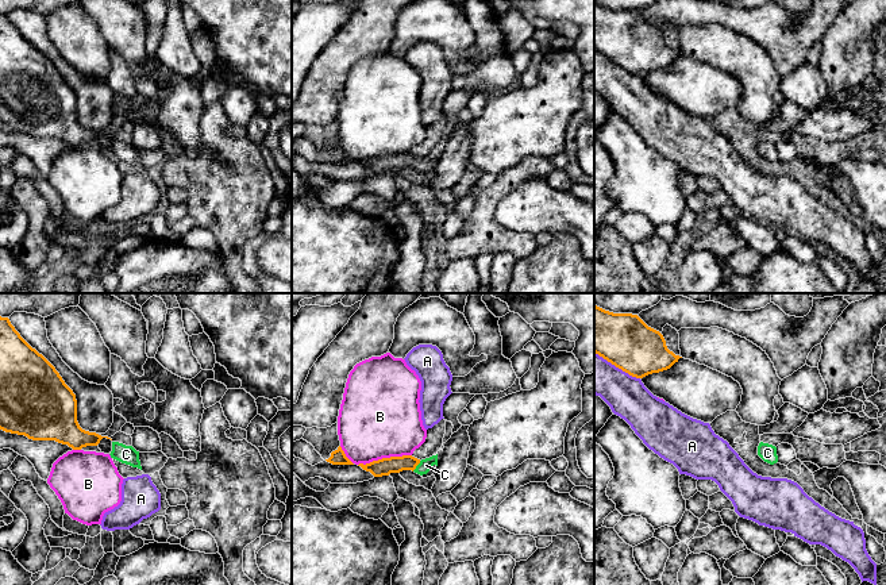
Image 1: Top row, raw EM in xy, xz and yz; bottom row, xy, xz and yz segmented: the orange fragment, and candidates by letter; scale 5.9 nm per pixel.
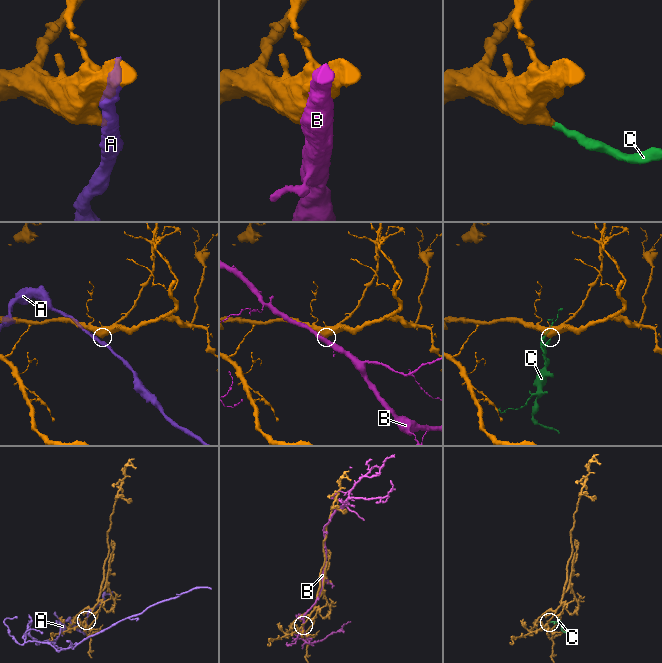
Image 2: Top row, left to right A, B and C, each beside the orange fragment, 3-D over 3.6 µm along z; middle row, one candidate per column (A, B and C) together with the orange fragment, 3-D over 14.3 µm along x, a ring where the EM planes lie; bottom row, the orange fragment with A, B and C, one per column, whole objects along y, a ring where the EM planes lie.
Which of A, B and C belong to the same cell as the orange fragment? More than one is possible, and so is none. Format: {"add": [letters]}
{"add": ["C"]}

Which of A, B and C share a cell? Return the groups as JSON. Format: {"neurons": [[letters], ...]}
{"neurons": [["A"], ["B"], ["C"]]}

